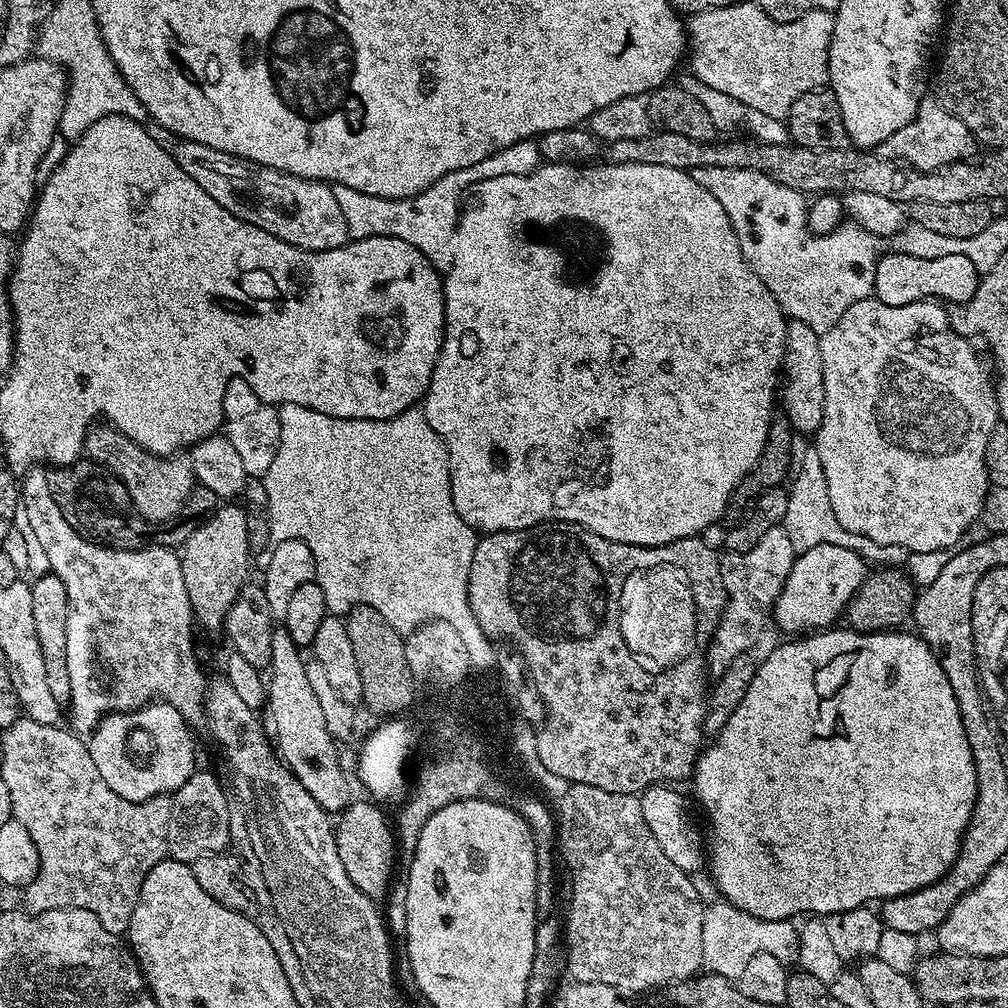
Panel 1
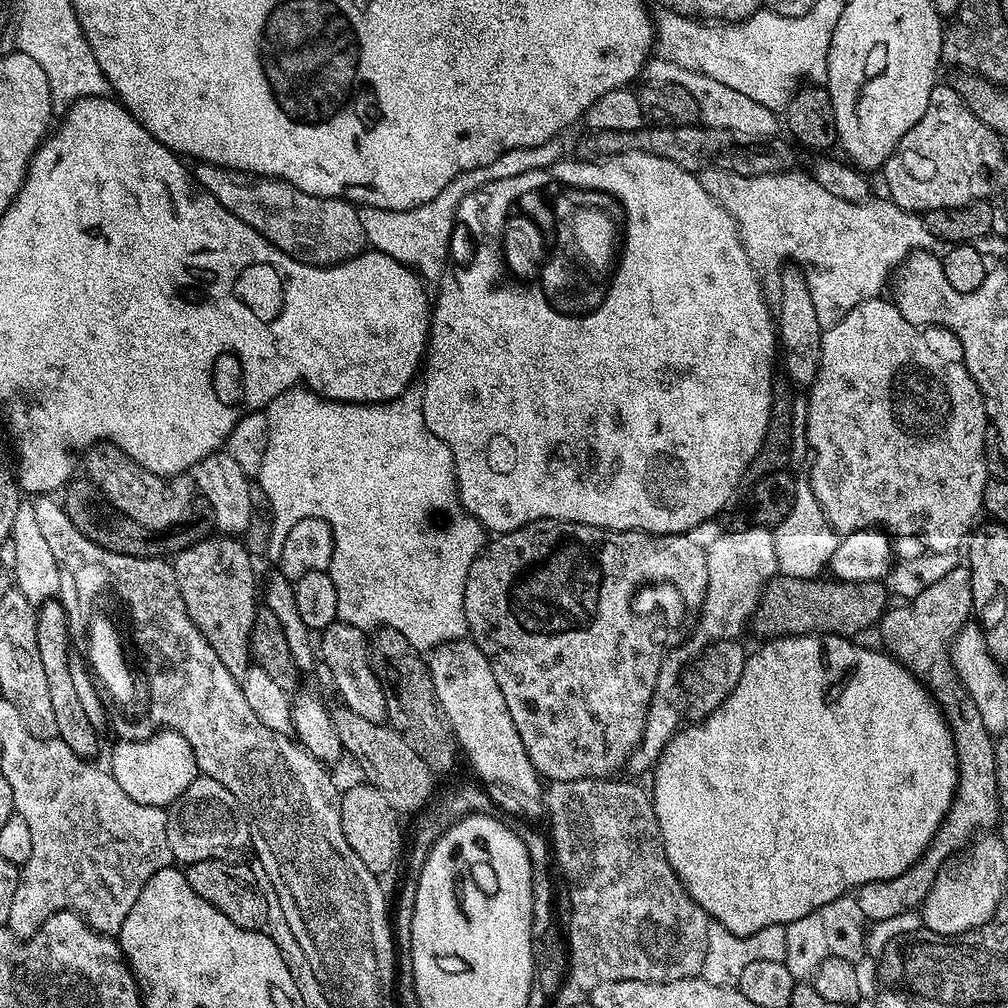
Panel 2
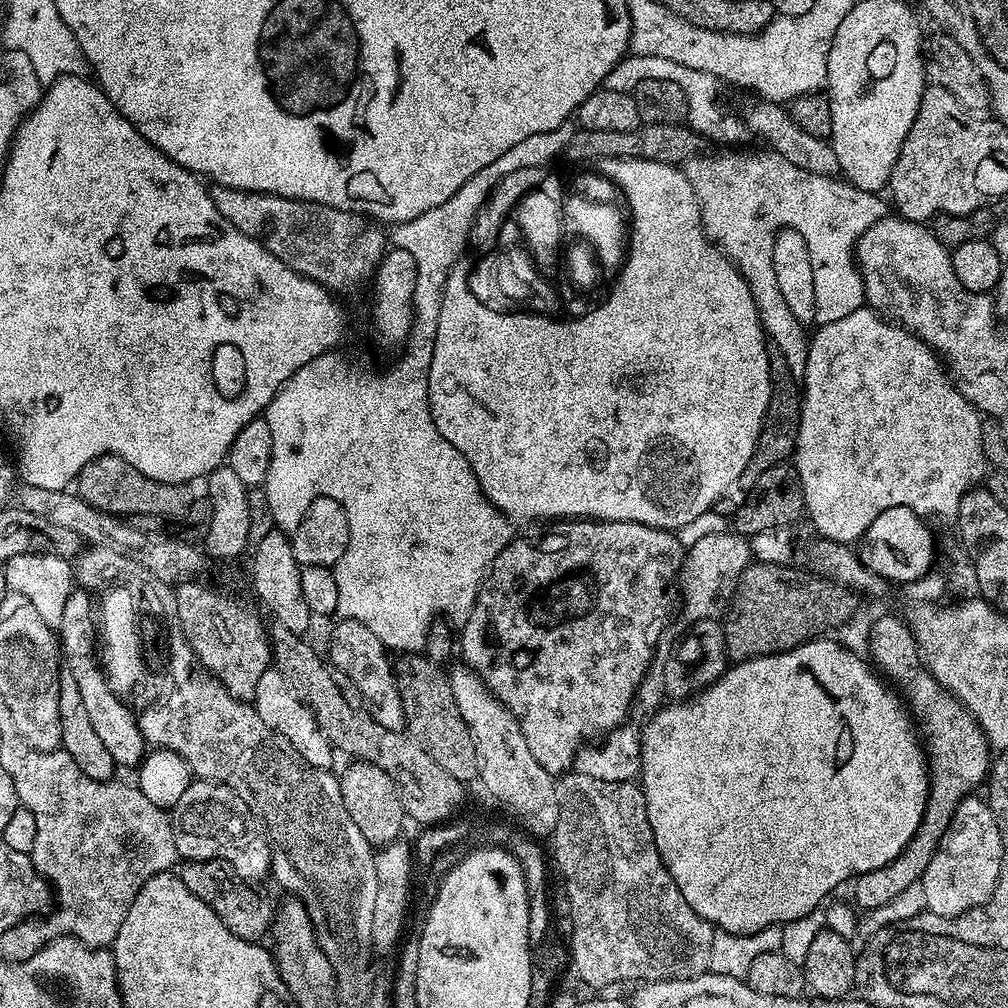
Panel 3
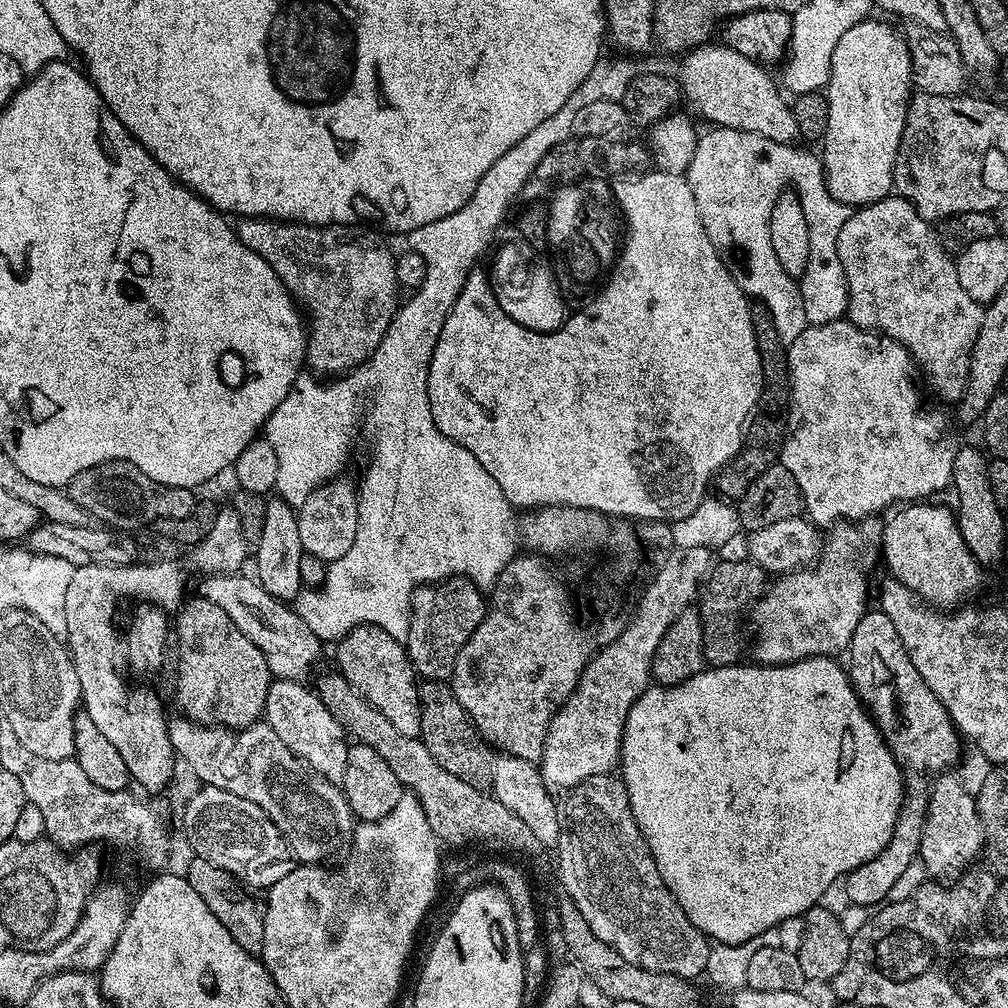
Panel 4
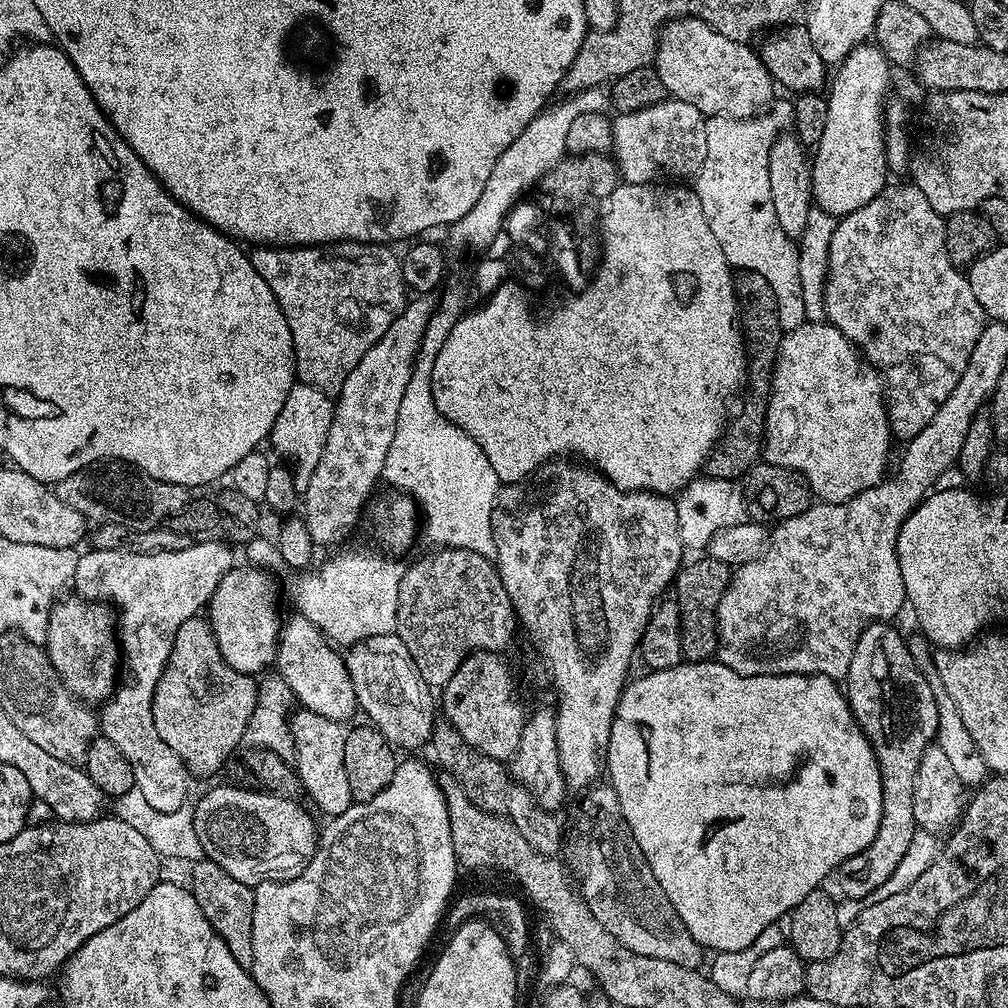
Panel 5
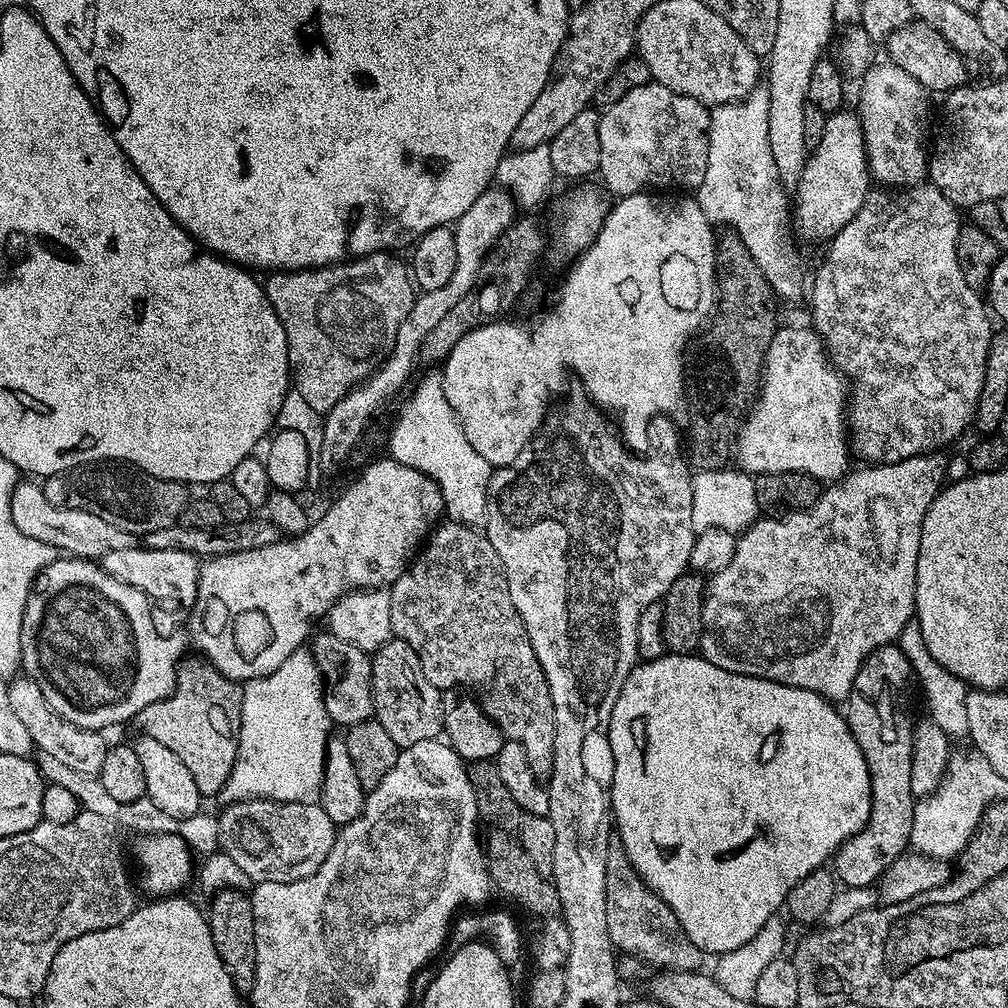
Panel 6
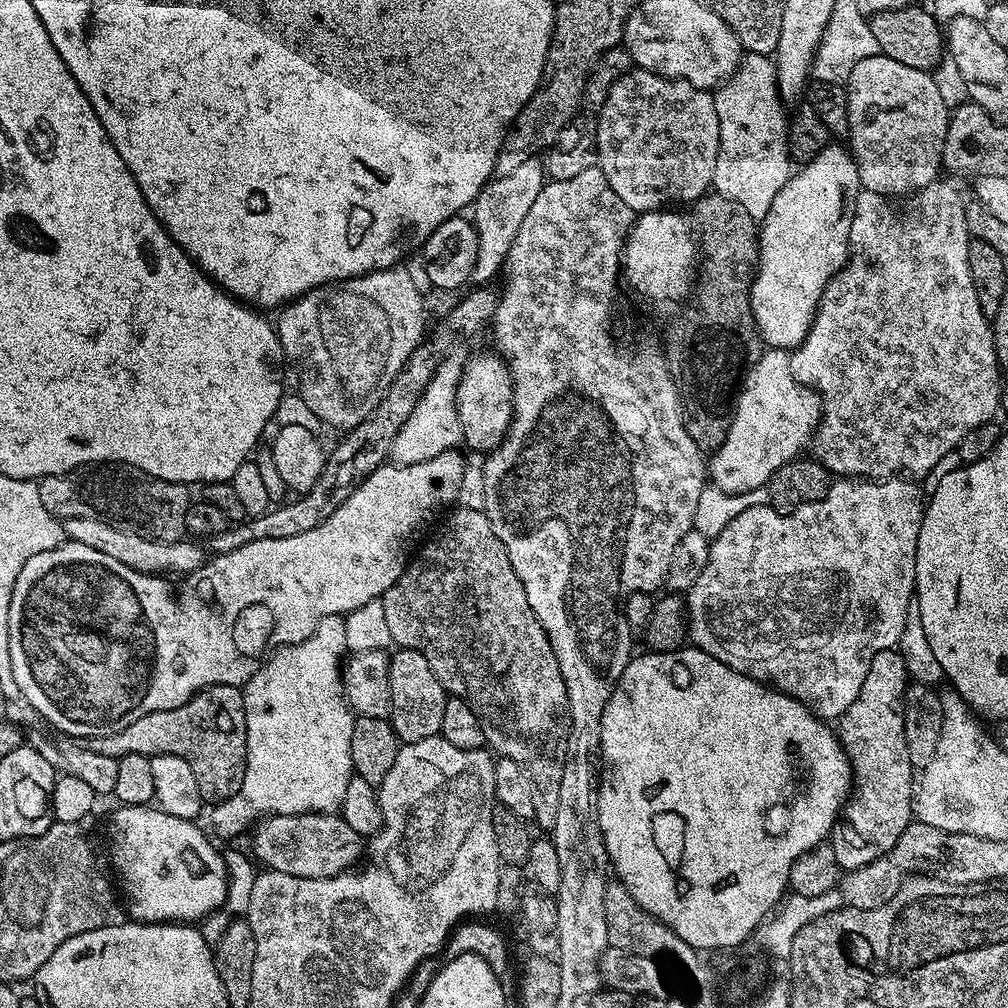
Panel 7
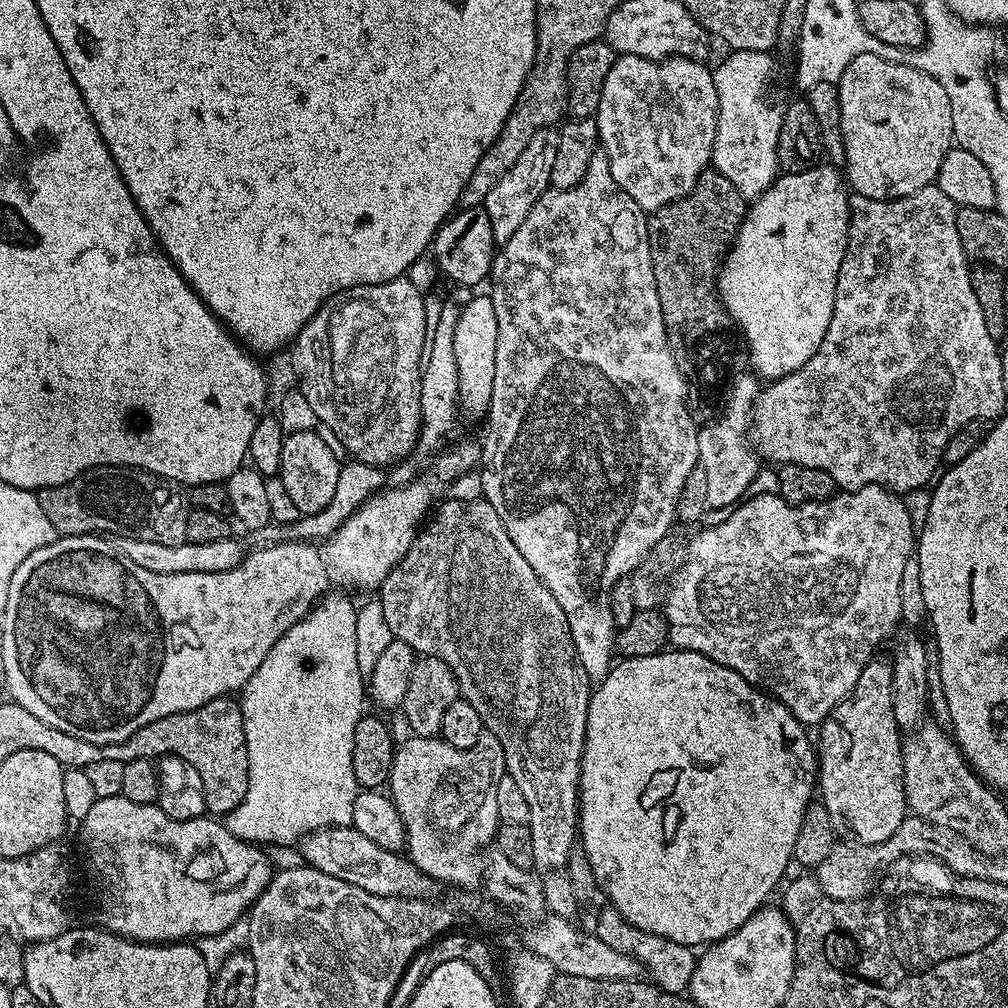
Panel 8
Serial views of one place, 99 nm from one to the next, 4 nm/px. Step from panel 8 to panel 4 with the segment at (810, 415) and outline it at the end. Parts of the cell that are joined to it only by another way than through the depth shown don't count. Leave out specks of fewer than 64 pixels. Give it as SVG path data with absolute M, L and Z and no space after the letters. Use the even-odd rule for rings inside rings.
M899 194L883 196L878 202L857 207L855 211L848 215L846 226L842 226L842 230L838 234L838 262L842 262L842 270L846 274L846 282L848 283L847 319L851 320L859 328L873 329L880 336L889 336L891 340L897 340L899 344L903 344L908 349L908 353L912 355L915 367L919 371L920 368L924 371L929 386L942 399L952 400L952 402L959 401L968 385L970 358L974 350L974 342L978 338L978 326L982 326L984 308L978 302L974 302L974 298L970 298L970 294L966 294L966 290L962 290L962 282L958 282L955 259L941 246L940 237L937 236L935 227L929 221L923 220L918 214L918 210L914 210L912 203L905 200L903 196Z

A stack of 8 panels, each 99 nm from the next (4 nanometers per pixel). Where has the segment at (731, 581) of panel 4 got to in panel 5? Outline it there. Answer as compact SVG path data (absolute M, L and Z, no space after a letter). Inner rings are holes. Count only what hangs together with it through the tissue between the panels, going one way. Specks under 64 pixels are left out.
M704 554L701 560L689 559L676 573L674 579L674 599L680 607L680 633L682 634L682 654L684 660L695 662L711 660L716 655L716 611L722 594L730 579L729 565L718 562L714 557Z

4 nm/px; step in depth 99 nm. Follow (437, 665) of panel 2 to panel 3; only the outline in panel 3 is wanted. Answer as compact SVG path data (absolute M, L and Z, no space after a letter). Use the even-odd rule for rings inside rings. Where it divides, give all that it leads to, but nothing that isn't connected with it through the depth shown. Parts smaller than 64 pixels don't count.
M457 663L456 669L448 672L448 685L454 694L454 702L458 706L458 714L466 722L470 730L470 738L474 738L476 753L480 759L479 783L484 783L484 788L496 800L501 800L508 808L513 808L518 815L524 819L523 827L527 829L533 837L551 837L552 831L556 829L558 822L558 802L556 801L556 780L553 773L542 770L530 754L530 746L526 746L526 738L520 733L520 724L508 712L508 709L480 683L479 676L468 667L467 664Z

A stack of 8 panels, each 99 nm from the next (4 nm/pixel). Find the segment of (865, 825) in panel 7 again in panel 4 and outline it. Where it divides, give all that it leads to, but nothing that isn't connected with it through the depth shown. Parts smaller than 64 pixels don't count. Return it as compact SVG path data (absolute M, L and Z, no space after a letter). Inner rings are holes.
M869 610L858 622L852 641L846 649L846 671L852 679L854 690L861 704L868 710L876 728L882 734L885 746L892 751L904 774L906 806L898 814L894 834L882 851L862 866L843 877L844 896L849 905L861 904L867 908L885 903L894 882L902 878L910 862L920 855L924 809L928 806L930 775L940 774L957 763L962 756L962 737L956 730L956 723L950 718L946 706L934 698L934 690L922 682L922 674L914 670L906 646L894 630L894 622L879 610Z

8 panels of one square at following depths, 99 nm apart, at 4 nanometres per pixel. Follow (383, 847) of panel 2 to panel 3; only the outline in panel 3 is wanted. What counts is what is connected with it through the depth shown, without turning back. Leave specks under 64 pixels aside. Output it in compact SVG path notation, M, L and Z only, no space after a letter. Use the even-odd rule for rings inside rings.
M353 759L345 766L344 773L339 773L338 779L342 790L342 802L346 802L346 814L350 814L354 826L358 826L358 830L362 830L362 838L366 838L366 842L373 846L393 843L399 837L396 835L403 830L404 824L406 825L406 813L400 801L400 787L396 785L394 778L390 778L390 774L386 774L386 770L382 770L382 766L365 760Z

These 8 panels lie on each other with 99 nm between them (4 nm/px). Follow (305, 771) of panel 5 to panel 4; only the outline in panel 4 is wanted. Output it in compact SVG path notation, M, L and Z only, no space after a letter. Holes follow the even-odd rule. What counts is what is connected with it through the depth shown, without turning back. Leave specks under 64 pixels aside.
M273 679L267 691L264 720L290 746L295 756L300 757L313 772L324 776L337 786L342 782L342 774L346 774L346 754L350 747L349 737L344 728L326 710L322 698L307 683L298 680Z

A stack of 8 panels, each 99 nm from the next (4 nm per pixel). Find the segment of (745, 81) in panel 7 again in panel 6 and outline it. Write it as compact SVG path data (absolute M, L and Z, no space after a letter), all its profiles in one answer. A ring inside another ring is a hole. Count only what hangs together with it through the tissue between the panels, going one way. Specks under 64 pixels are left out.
M758 86L743 100L733 100L731 104L718 104L711 109L708 117L708 157L706 158L706 178L695 189L694 198L702 206L702 214L713 226L725 224L725 229L731 230L734 235L744 242L745 240L790 240L790 200L786 197L786 189L778 178L778 166L774 166L774 154L770 154L770 94L767 87Z

